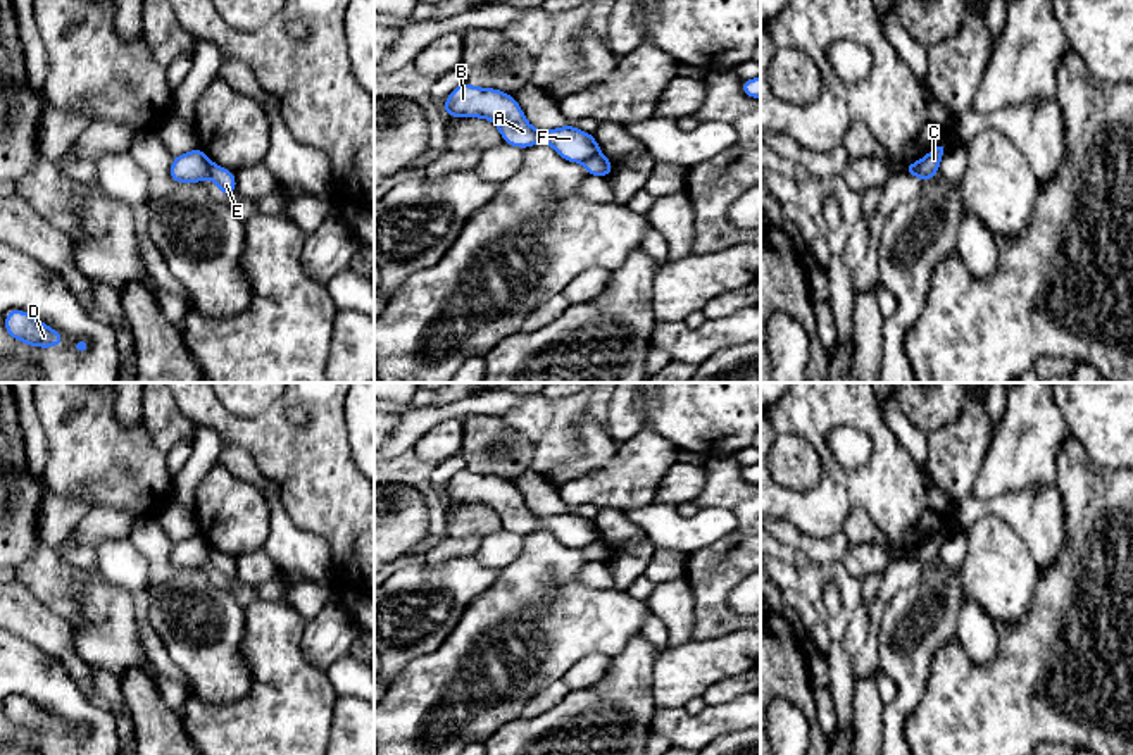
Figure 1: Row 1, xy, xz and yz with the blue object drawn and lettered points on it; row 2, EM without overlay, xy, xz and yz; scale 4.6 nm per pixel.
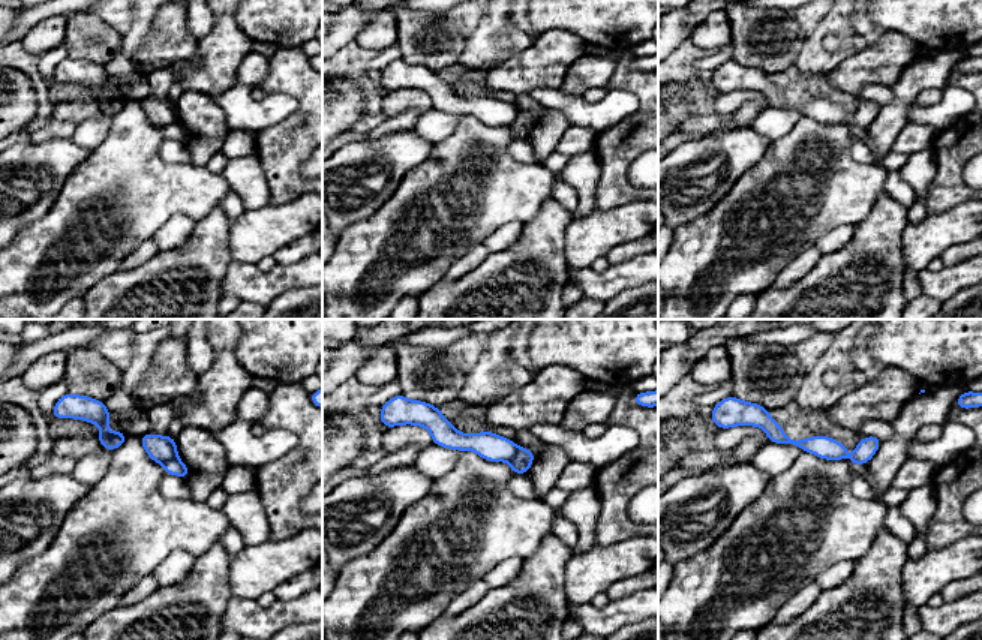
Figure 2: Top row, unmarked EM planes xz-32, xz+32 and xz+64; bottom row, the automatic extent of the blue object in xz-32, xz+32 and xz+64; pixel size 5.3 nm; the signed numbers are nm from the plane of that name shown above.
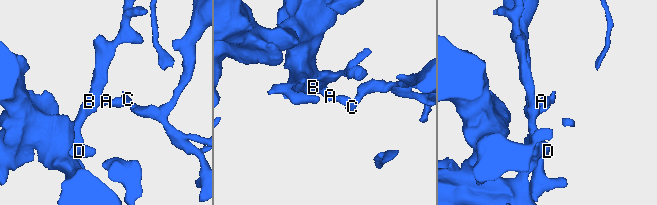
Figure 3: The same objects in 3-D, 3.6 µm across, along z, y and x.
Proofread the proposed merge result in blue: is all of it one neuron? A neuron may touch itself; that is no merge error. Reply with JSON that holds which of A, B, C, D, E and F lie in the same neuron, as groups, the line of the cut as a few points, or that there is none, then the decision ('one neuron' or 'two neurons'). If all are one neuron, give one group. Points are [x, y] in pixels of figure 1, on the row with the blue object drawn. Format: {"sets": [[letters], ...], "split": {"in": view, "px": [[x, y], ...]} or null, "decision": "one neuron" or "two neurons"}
{"sets": [["A", "B", "D", "F"], ["C", "E"]], "split": {"in": "xz", "px": [[599, 150], [583, 162]]}, "decision": "two neurons"}

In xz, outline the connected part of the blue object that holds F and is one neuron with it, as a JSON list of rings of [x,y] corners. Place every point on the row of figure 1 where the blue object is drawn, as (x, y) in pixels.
[[[462,83],[443,102],[448,117],[481,117],[497,124],[502,141],[517,148],[548,143],[567,162],[585,162],[597,155],[598,143],[592,133],[574,126],[535,129],[512,95],[495,88]]]

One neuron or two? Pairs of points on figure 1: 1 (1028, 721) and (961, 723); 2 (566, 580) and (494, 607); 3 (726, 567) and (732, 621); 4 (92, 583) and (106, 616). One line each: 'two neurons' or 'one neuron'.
1: one neuron
2: one neuron
3: one neuron
4: one neuron

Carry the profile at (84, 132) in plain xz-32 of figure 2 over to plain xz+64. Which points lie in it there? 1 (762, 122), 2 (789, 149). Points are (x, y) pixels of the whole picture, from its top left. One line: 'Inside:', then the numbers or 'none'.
Inside: 1

